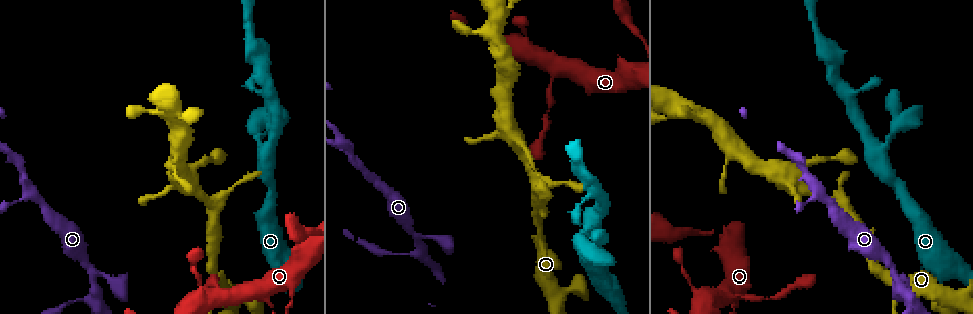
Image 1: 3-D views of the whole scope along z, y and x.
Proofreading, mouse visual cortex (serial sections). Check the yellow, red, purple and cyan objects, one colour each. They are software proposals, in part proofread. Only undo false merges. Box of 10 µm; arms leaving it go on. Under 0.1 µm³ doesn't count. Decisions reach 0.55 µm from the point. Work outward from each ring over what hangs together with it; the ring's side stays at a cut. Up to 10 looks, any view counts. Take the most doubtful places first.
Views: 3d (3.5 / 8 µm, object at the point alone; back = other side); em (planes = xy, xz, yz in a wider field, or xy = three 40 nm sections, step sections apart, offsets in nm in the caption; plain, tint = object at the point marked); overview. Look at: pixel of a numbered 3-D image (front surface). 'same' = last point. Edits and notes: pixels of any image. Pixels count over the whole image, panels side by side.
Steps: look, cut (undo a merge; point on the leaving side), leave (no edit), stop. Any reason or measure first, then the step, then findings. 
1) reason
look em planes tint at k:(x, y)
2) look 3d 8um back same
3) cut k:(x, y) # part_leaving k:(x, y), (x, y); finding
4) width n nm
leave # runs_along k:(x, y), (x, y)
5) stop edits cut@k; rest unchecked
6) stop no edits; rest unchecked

abrupt turn
look 3d 3.5um at 1:(599, 243)

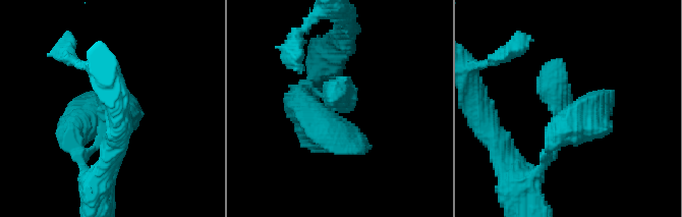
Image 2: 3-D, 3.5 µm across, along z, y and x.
look em xy step 2 tint at 2:(338, 106)

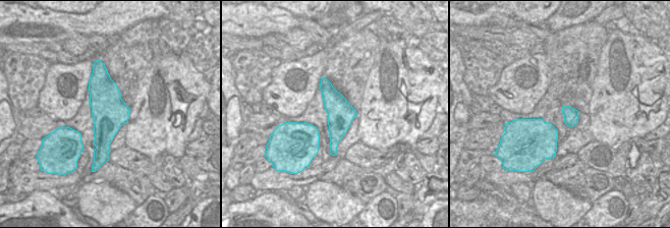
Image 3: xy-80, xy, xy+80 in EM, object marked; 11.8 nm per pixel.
leave # one cell here

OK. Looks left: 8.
arms part here
look 3d 3.5um at 1:(354, 164)

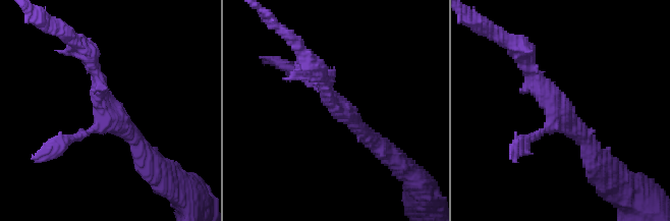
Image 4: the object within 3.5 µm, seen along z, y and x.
look em xy step 5 tint at 4:(107, 115)

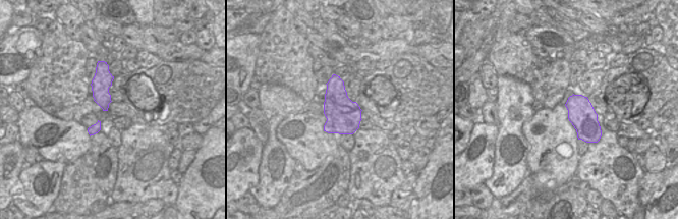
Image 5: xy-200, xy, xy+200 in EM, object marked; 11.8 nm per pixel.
arms 3
leave # runs_along 4:(597, 157), (552, 107), (526, 59); all the same cell

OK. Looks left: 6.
look 3d 3.5um at 1:(90, 271)

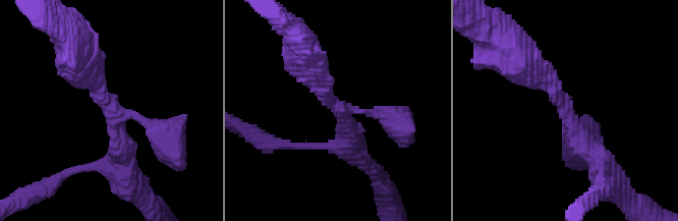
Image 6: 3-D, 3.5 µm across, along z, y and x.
look em xy step 3 tint at 6:(565, 109)

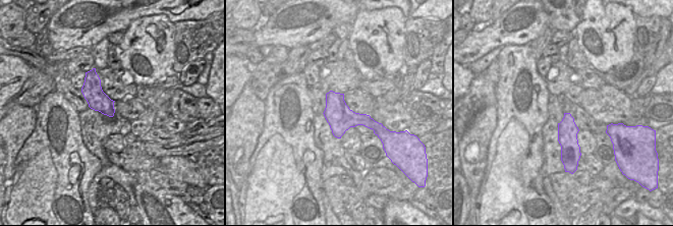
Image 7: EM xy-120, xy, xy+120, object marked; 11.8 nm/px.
leave # runs_along 6:(529, 67), (553, 86), (603, 170); all the same cell

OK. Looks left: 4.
thick turns thin
look 3d 3.5um at 1:(554, 76)

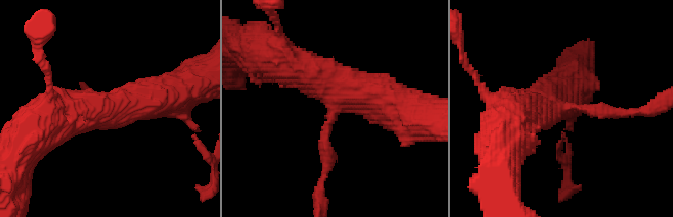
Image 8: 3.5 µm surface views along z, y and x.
need the tissue
look em xy step 5 tint at 8:(560, 106)

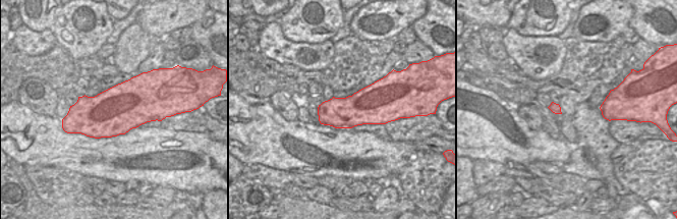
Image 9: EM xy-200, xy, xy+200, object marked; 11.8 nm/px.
arm_widths 200, 500, 600 nm
leave # runs_along 8:(405, 112), (283, 65); continuous, no second cell

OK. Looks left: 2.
stop no edits; rest unchecked

